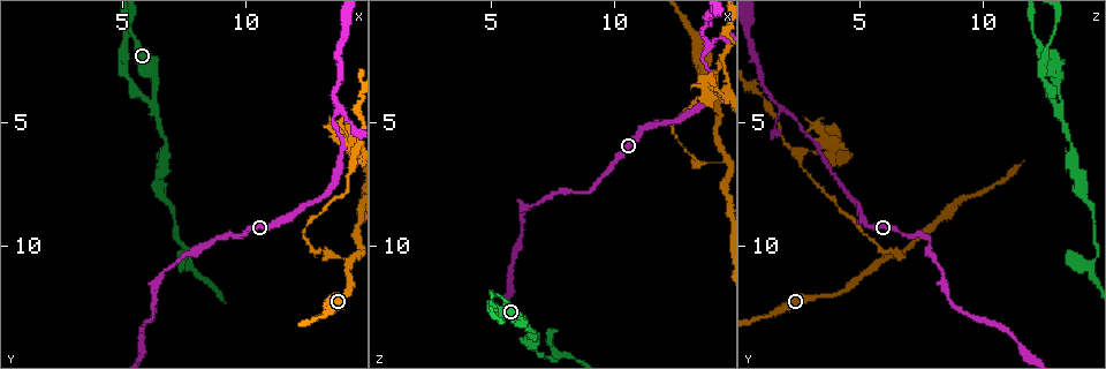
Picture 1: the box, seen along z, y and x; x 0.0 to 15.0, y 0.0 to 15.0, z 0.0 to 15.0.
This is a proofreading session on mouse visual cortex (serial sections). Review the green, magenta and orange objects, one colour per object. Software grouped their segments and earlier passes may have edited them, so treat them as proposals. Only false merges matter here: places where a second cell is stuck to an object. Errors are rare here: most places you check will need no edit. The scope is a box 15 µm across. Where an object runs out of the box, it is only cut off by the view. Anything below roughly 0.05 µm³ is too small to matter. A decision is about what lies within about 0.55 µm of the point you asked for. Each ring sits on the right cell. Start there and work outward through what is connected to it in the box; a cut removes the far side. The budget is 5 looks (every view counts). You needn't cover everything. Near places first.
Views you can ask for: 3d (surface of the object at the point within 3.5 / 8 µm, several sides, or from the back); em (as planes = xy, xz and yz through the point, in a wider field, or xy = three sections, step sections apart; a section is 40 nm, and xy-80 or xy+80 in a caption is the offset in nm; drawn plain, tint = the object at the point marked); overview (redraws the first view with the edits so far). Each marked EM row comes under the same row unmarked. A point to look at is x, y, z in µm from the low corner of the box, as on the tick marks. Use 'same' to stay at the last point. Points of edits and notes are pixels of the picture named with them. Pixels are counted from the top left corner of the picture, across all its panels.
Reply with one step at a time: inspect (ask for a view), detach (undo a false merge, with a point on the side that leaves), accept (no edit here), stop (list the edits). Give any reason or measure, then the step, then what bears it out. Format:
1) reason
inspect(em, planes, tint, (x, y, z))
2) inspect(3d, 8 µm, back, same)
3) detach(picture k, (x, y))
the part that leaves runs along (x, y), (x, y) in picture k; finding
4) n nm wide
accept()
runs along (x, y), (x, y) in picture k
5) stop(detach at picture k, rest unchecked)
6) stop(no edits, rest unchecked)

calibre changes
inspect(3d, 3.5 µm, back, (13.8, 5.3, 3.5))

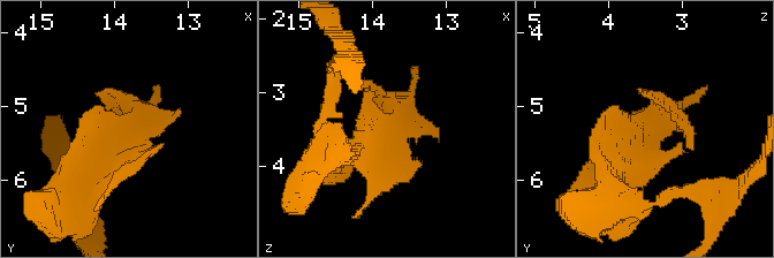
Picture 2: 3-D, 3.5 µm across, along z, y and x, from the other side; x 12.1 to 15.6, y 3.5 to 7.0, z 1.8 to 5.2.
shape alone is not enough
inspect(em, xy, step 1, tint, (13.70, 5.25, 3.40))

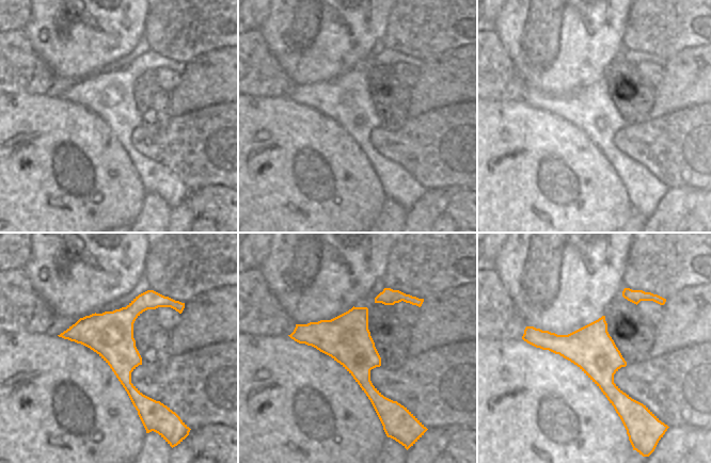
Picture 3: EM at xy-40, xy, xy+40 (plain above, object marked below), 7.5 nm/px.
accept()
all the same cell

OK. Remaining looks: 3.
side arm on a straight run
inspect(3d, 3.5 µm, (6.3, 4.4, 13.2))

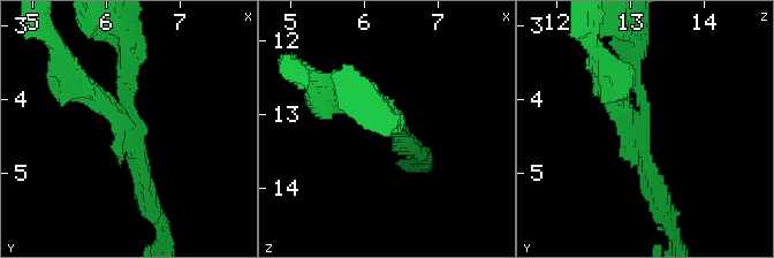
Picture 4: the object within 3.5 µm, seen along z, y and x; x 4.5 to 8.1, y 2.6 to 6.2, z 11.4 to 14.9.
inspect(em, planes, tint, (6.30, 4.35, 13.15))

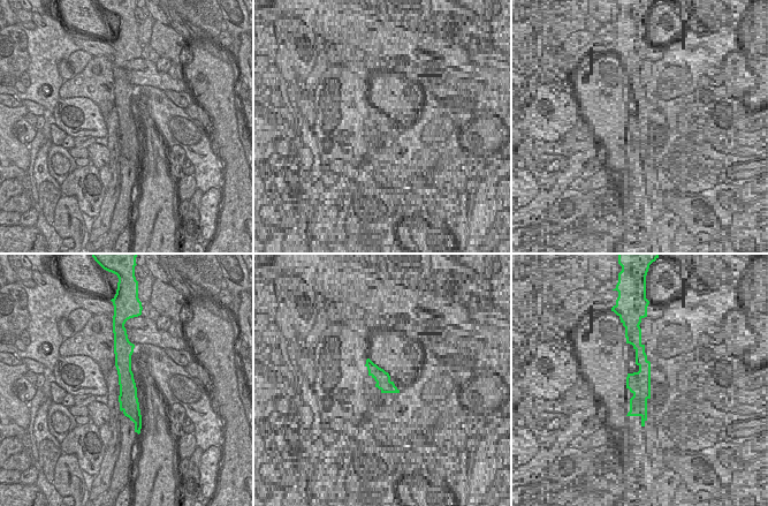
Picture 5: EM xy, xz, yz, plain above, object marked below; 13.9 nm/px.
arms of 250, 250, 250 nm
detach(picture 4, (97, 108))
the part that leaves runs along (126, 124), (66, 75), (55, 46) in picture 4; two cells meet here

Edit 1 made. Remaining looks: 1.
stop(detach at picture 4, rest unchecked)

